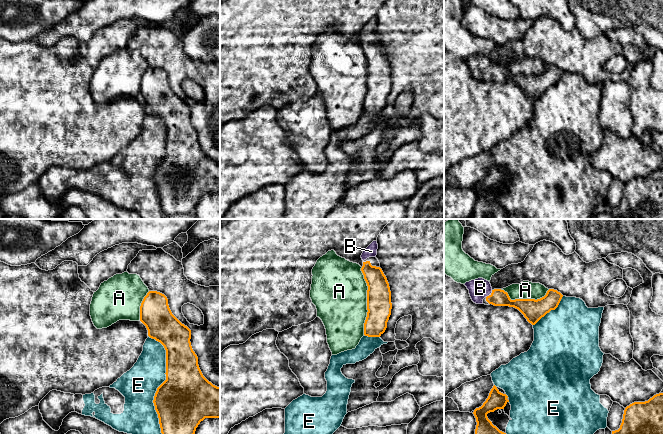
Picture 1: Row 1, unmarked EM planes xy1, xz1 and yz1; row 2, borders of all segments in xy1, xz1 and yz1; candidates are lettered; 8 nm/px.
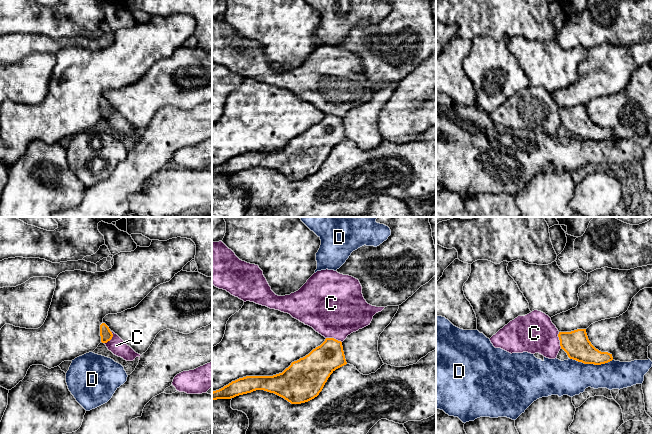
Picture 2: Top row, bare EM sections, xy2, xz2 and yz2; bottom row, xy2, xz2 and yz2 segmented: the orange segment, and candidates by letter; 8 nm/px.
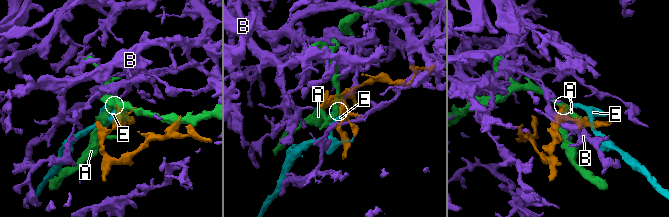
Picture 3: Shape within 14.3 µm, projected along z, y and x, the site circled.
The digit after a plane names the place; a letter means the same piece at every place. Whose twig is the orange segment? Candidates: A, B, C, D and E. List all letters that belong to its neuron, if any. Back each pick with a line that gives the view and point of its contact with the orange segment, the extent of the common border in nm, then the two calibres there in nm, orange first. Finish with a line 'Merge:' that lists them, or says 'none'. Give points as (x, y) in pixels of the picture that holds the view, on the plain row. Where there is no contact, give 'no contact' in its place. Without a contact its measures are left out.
B: yz1 (489, 71) | 80 nm | 140/160 nm
Merge: B

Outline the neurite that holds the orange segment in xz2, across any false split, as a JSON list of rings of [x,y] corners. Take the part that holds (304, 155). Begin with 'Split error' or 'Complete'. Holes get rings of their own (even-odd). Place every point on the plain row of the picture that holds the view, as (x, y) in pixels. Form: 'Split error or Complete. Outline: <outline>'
Complete. Outline: [[[334,114],[325,117],[308,131],[291,139],[282,149],[273,152],[246,152],[212,168],[212,176],[231,175],[239,171],[264,166],[291,180],[308,178],[319,171],[330,151],[346,141],[342,118]]]

